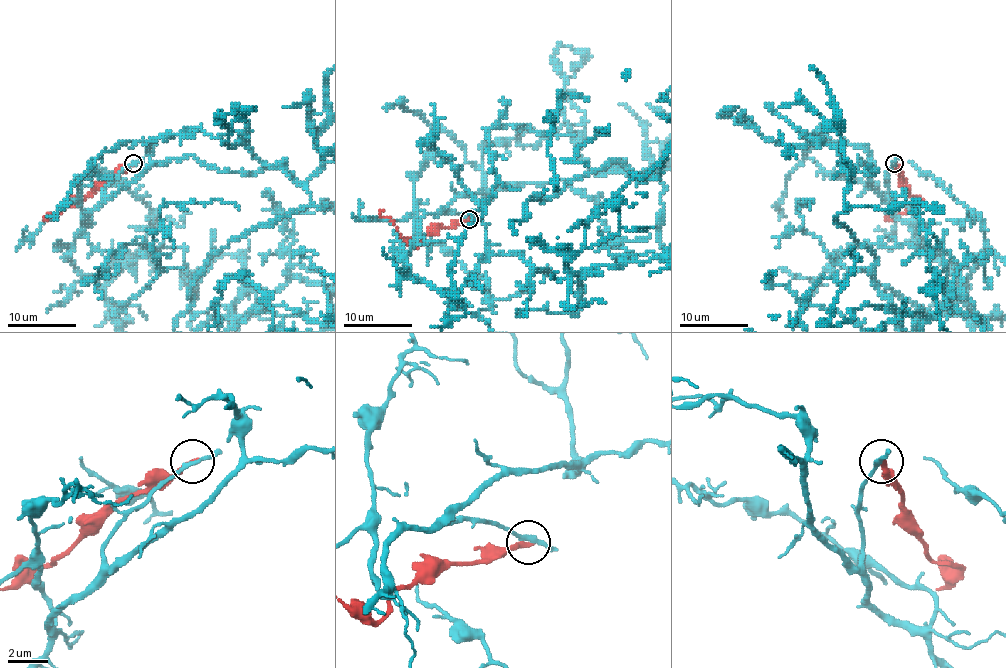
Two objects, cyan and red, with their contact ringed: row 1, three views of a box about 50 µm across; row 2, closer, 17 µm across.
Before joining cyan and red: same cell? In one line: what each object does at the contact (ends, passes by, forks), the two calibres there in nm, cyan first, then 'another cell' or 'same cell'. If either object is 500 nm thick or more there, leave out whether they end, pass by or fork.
cyan passes by; red ends; calibres 190 and 240 nm; another cell

